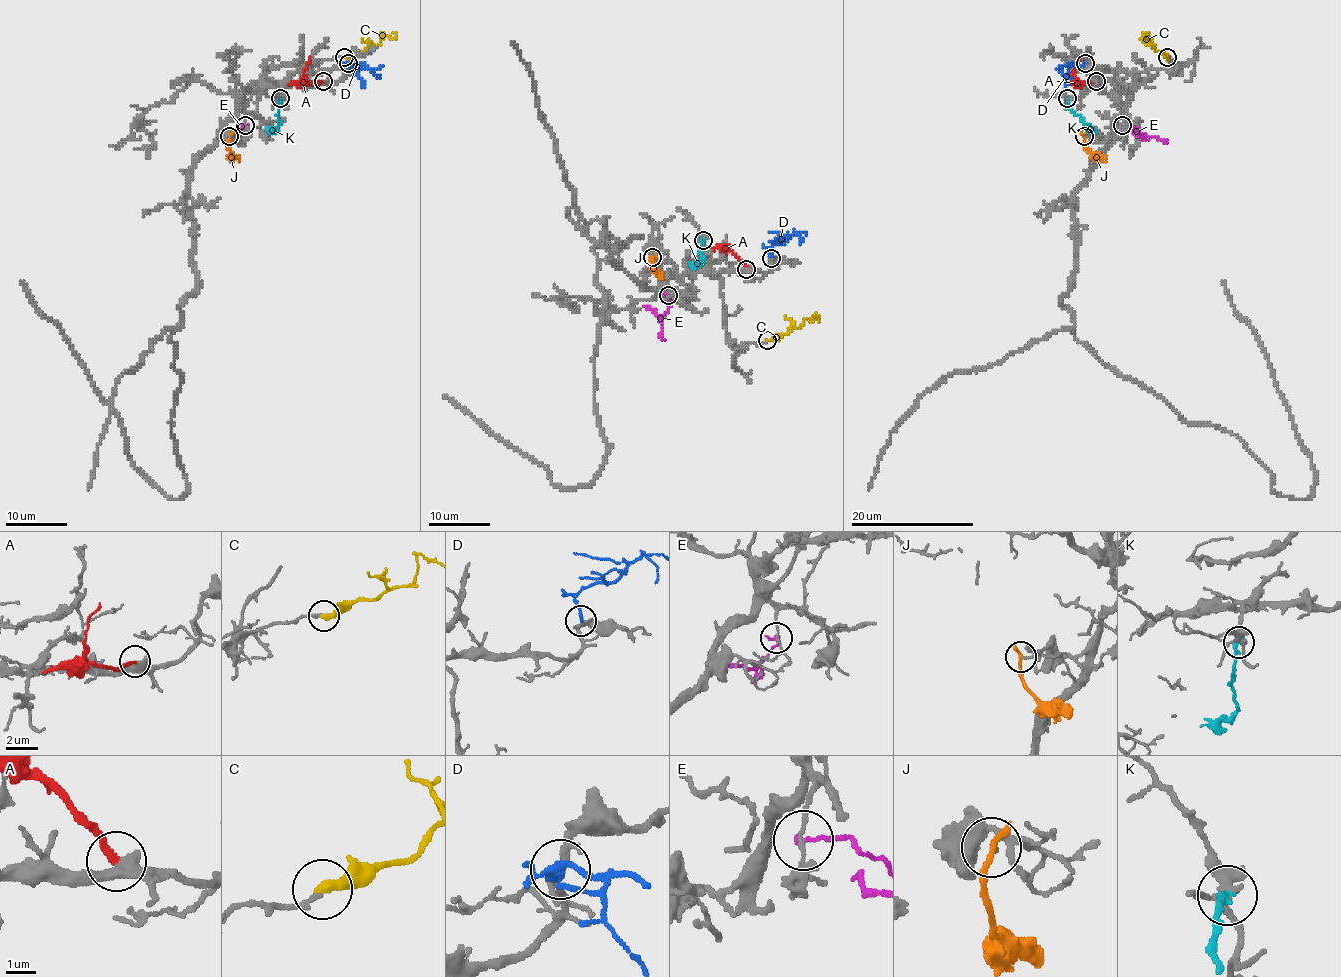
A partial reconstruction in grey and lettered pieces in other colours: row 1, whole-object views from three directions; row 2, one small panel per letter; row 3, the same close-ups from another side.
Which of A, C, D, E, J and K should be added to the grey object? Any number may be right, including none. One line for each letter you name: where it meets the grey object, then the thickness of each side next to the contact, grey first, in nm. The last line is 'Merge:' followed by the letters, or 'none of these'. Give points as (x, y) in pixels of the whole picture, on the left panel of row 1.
C: (344, 57) | 220/380 nm
D: (348, 63) | 200/180 nm
Merge: C, D

